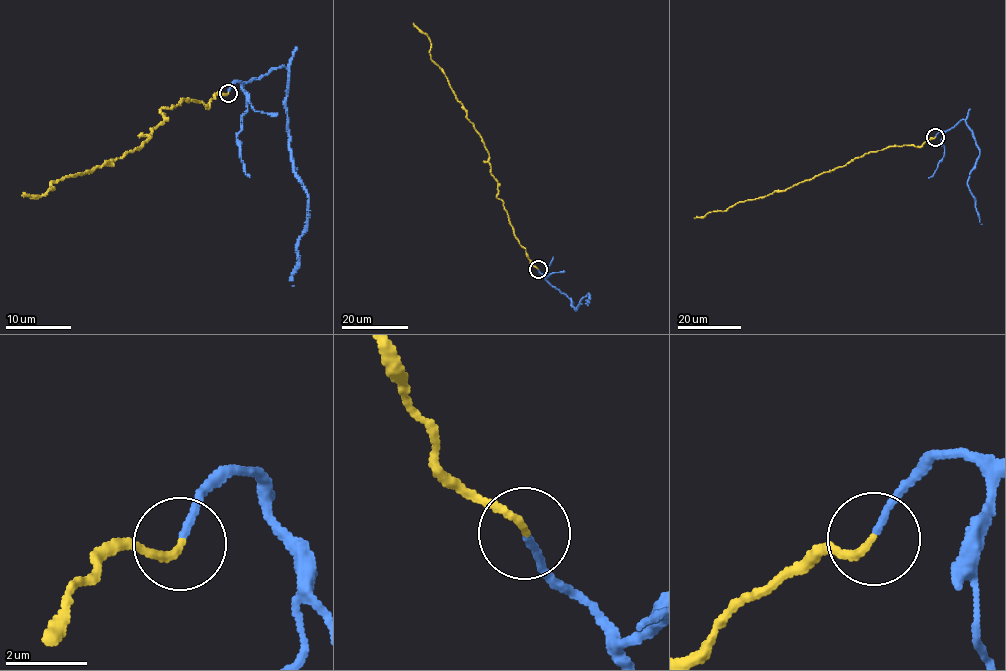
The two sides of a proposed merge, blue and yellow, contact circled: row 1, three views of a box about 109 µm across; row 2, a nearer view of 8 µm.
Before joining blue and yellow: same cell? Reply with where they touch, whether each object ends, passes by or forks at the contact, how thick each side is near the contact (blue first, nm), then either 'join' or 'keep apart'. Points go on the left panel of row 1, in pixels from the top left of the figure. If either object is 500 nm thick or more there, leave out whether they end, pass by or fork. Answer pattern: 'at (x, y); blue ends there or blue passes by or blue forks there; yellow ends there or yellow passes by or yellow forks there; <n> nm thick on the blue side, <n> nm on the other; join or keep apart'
at (228, 93); blue ends there; yellow ends there; 160 nm thick on the blue side, 180 nm on the other; join

